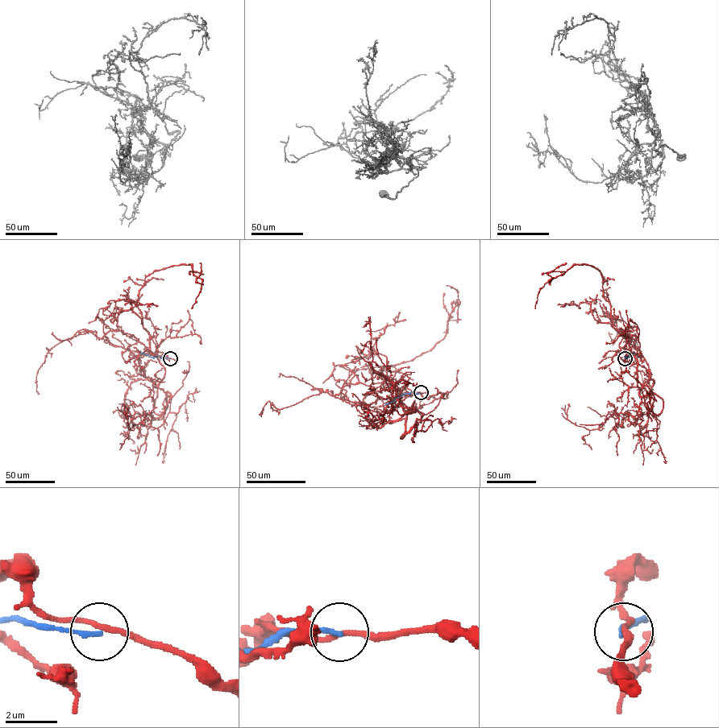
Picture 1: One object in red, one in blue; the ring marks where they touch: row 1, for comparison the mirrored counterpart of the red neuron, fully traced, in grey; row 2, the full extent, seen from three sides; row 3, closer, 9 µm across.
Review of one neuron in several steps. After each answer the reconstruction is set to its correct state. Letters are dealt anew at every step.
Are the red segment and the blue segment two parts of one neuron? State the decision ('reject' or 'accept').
reject

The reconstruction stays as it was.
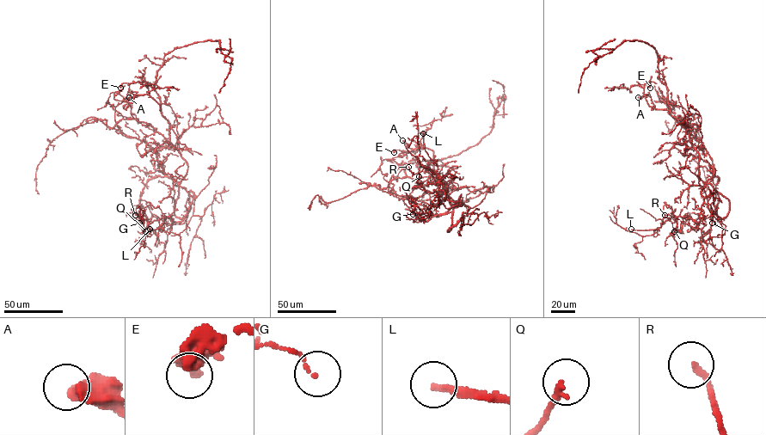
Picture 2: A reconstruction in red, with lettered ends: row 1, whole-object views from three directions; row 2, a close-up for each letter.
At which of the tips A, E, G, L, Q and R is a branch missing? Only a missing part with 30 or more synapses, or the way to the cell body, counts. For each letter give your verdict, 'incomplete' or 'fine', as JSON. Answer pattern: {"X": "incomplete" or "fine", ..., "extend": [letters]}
{"A": "fine", "E": "fine", "G": "fine", "L": "incomplete", "Q": "fine", "R": "fine", "extend": ["L"]}

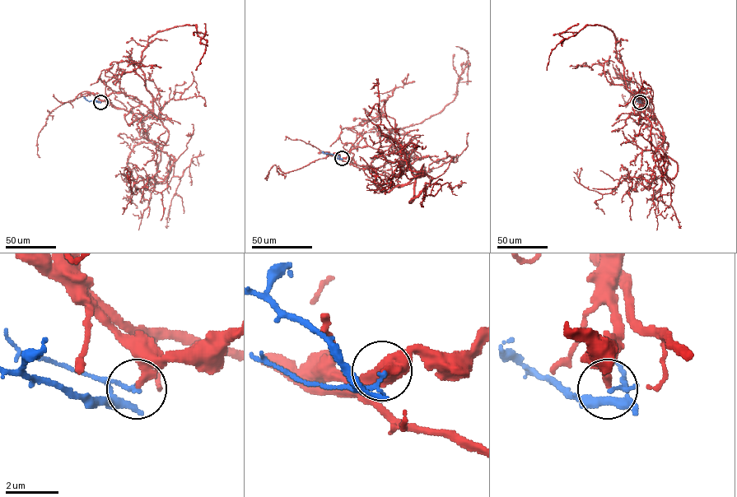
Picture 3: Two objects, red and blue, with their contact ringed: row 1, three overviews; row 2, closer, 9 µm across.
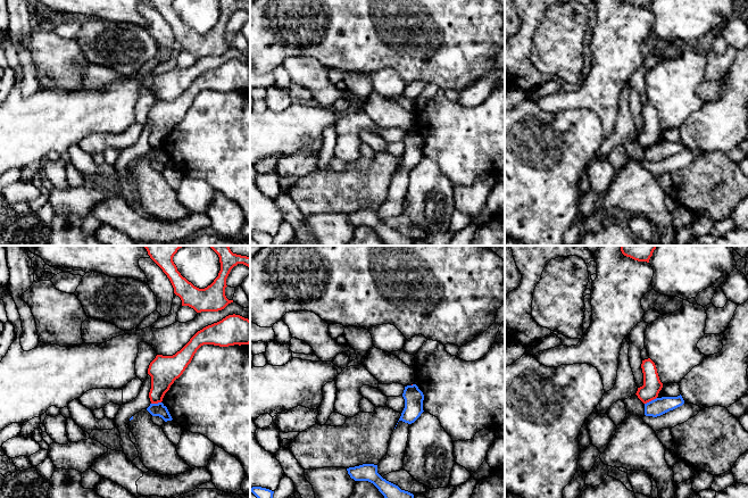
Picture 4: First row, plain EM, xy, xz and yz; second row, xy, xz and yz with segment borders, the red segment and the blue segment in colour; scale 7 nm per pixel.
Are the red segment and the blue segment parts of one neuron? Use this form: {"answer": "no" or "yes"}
{"answer": "no"}

